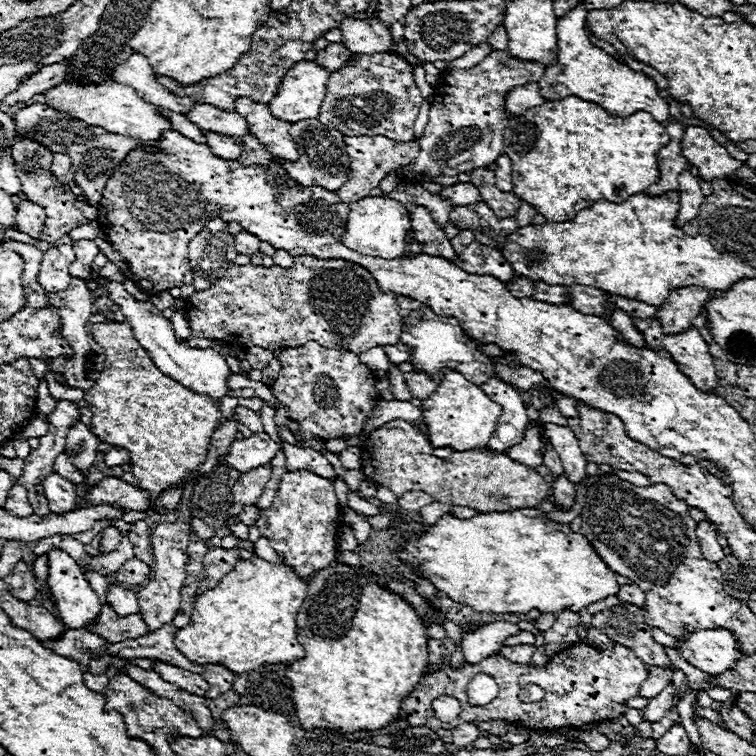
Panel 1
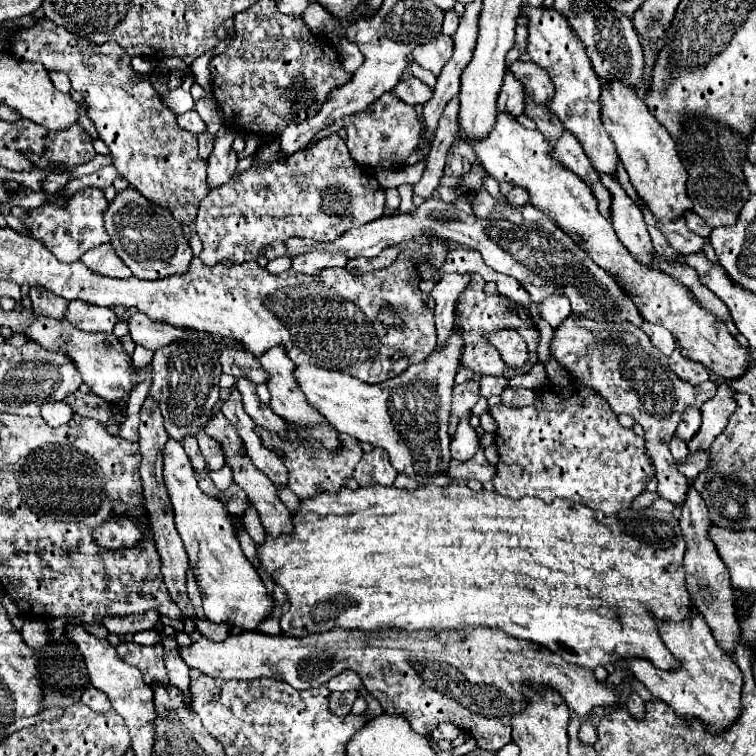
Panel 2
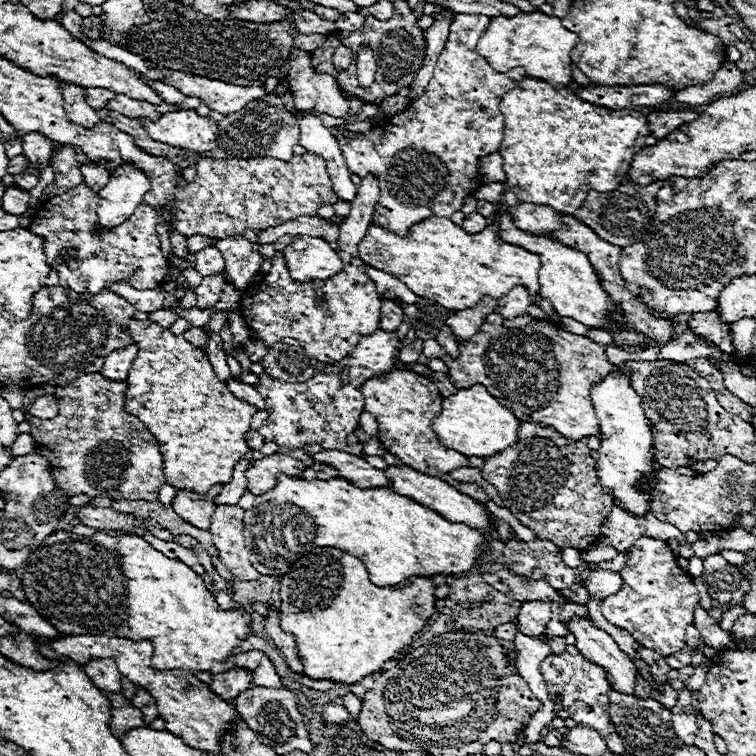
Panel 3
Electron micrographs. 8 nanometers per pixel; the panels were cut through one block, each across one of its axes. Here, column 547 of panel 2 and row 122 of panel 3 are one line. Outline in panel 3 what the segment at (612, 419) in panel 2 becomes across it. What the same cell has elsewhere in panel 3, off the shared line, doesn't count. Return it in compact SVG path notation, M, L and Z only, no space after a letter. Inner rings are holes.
M456 14L450 24L448 42L438 58L434 78L428 84L426 94L416 102L410 102L402 114L390 116L384 120L384 124L378 124L368 132L360 134L360 138L354 140L338 138L338 144L342 148L350 172L358 176L366 176L368 172L372 172L380 182L380 200L376 204L374 222L388 226L398 234L406 232L412 224L424 218L452 216L454 212L458 212L464 204L464 198L480 188L476 160L500 148L504 134L502 134L502 120L494 118L500 112L498 104L510 88L514 88L520 80L526 78L526 72L524 68L498 72L480 54L476 54L476 42L484 34L488 20L490 18L484 14Z

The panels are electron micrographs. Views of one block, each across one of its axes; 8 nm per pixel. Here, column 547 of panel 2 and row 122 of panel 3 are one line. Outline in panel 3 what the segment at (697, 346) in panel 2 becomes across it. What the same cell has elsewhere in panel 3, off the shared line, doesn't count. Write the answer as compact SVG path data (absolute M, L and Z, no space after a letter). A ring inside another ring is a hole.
M196 110L168 112L156 122L150 118L140 118L140 124L150 134L150 138L192 152L214 150L220 132L220 128L210 118L198 116Z

